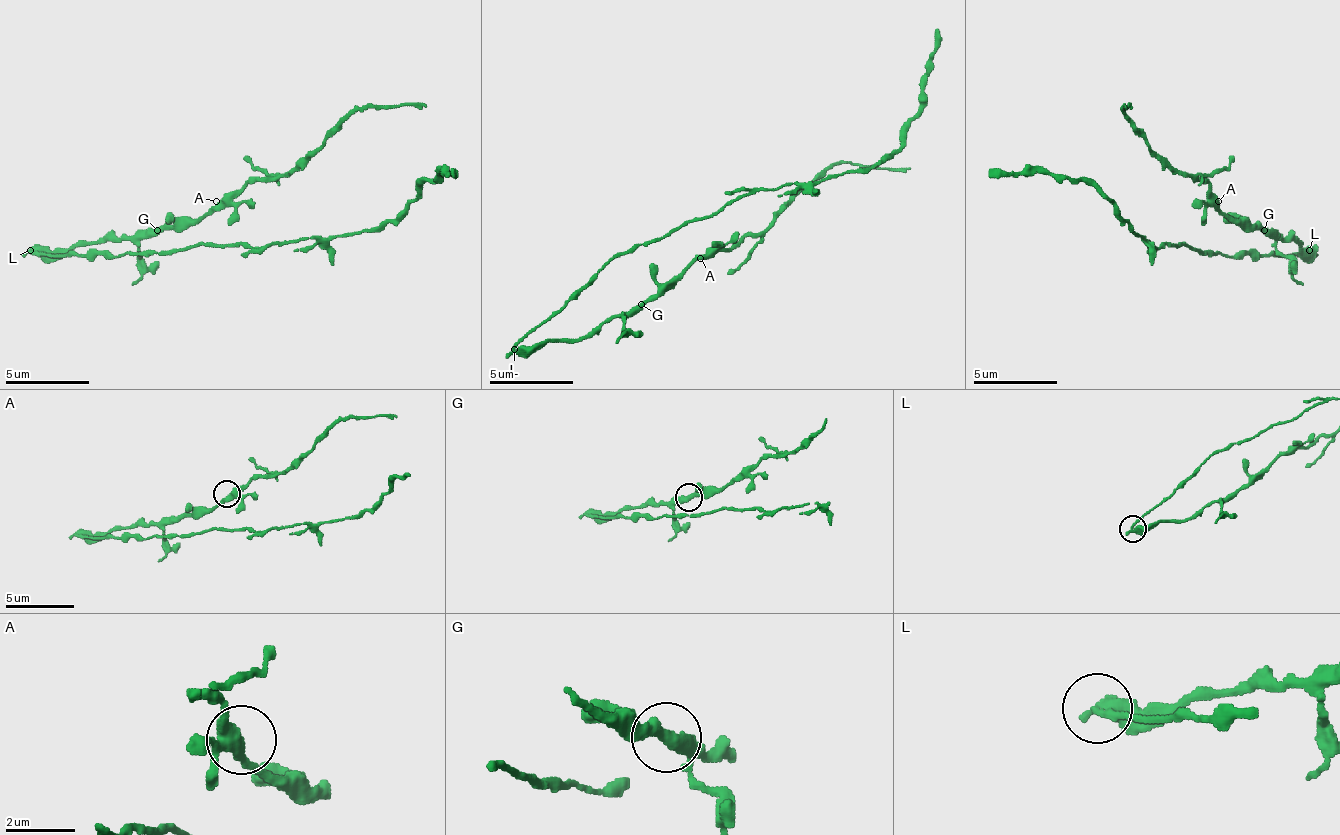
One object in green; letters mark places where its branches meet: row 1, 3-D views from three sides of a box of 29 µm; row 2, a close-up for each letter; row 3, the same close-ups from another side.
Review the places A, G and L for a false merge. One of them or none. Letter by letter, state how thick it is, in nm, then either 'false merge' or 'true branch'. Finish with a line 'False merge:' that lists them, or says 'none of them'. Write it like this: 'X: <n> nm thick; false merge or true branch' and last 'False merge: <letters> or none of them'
A: 380 nm thick; true branch
G: 360 nm thick; true branch
L: 360 nm thick; false merge
False merge: L

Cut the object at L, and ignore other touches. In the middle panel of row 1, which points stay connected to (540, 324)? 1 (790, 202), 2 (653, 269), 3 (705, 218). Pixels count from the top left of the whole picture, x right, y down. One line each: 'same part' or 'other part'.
1: other part
2: other part
3: same part

